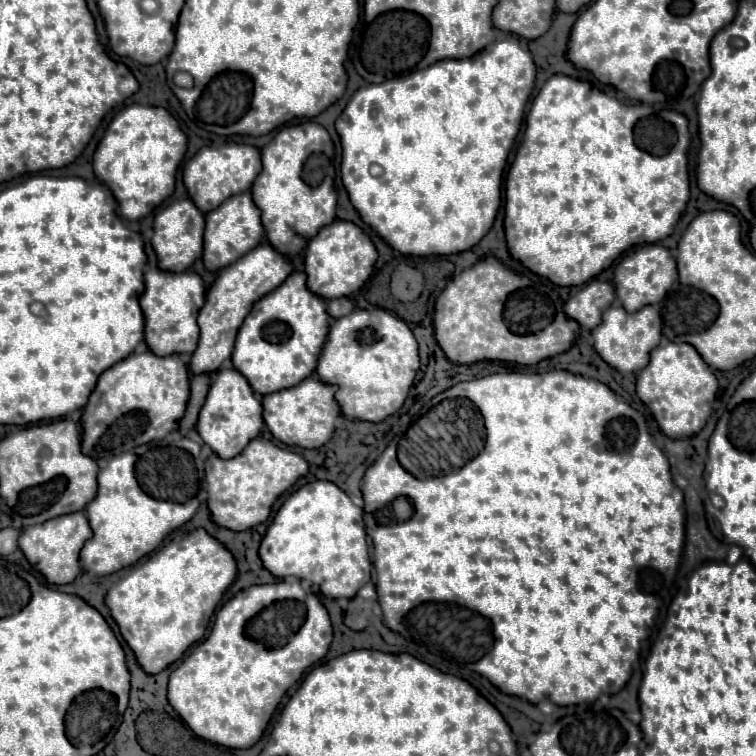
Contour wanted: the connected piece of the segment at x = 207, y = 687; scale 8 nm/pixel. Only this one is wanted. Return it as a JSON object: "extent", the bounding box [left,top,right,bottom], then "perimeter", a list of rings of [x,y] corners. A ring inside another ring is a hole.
{"extent":[168,579,334,749],"perimeter":[[[288,579],[274,585],[248,587],[232,597],[216,613],[214,629],[210,631],[208,639],[202,641],[180,663],[180,667],[172,671],[168,683],[168,701],[198,737],[232,749],[248,749],[262,737],[282,695],[302,677],[310,665],[328,653],[332,637],[334,631],[328,609],[318,599],[318,595],[304,585],[300,595],[300,581]]]}

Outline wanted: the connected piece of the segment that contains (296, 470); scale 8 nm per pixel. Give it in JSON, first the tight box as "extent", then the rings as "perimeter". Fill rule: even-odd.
{"extent":[206,439,308,531],"perimeter":[[[252,439],[246,449],[232,459],[220,459],[212,453],[206,459],[208,507],[212,511],[212,519],[232,531],[246,531],[266,521],[274,501],[306,473],[308,463],[302,455],[282,449],[266,439]]]}

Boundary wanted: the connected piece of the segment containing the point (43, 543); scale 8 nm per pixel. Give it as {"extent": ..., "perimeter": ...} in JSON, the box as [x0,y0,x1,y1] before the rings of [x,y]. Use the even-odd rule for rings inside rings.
{"extent":[18,511,92,585],"perimeter":[[[76,511],[76,513],[60,515],[60,517],[54,517],[54,519],[40,523],[40,525],[32,525],[32,527],[24,529],[18,545],[24,551],[26,559],[38,571],[42,571],[50,583],[66,585],[66,583],[72,583],[76,579],[76,575],[80,573],[80,551],[78,551],[78,547],[82,549],[84,541],[90,537],[92,537],[92,529],[88,525],[84,511]]]}

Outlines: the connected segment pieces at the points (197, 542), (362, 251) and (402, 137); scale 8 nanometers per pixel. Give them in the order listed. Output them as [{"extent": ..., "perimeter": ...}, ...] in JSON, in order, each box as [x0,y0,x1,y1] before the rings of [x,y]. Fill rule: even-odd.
[{"extent":[106,529,238,673],"perimeter":[[[196,529],[190,535],[164,544],[138,563],[110,575],[106,605],[110,607],[122,637],[136,653],[136,657],[140,657],[140,665],[144,665],[148,673],[160,673],[170,663],[180,659],[192,643],[204,637],[216,605],[220,603],[224,591],[236,581],[236,575],[238,567],[232,553],[216,537],[208,535],[204,529]]]},{"extent":[304,219,378,299],"perimeter":[[[338,219],[332,225],[322,227],[320,233],[308,241],[308,247],[304,251],[304,269],[308,275],[308,287],[310,291],[322,295],[324,299],[348,297],[354,291],[358,291],[372,275],[376,259],[378,251],[372,239],[364,233],[364,229],[360,229],[350,221]]]},{"extent":[336,37,536,257],"perimeter":[[[508,37],[502,41],[494,41],[492,45],[488,45],[480,53],[476,53],[474,57],[436,61],[434,65],[414,71],[410,75],[358,89],[352,95],[352,99],[348,101],[342,115],[338,117],[336,131],[342,139],[342,149],[344,149],[342,151],[342,167],[340,167],[342,183],[350,195],[352,205],[360,211],[364,223],[374,227],[378,231],[378,235],[386,243],[390,243],[394,249],[398,249],[400,253],[408,253],[408,255],[420,255],[420,257],[424,257],[424,255],[450,255],[450,253],[460,253],[460,251],[474,247],[488,233],[488,229],[492,227],[496,213],[500,209],[502,171],[506,167],[512,143],[520,131],[520,125],[524,119],[524,107],[530,97],[534,81],[536,81],[536,65],[534,65],[530,51],[522,45],[522,41],[518,37]]]}]

